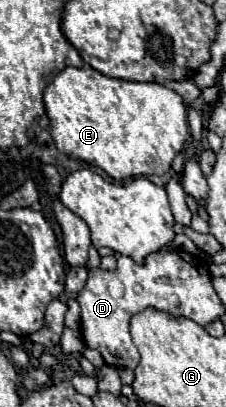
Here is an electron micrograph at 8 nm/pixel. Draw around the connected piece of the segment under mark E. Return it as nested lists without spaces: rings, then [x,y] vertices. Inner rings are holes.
[[[65,67],[45,89],[45,107],[51,119],[51,135],[59,153],[85,161],[103,169],[117,181],[127,181],[139,175],[165,175],[171,169],[175,155],[183,149],[189,127],[187,107],[183,99],[161,83],[139,83],[107,77],[93,67]]]

